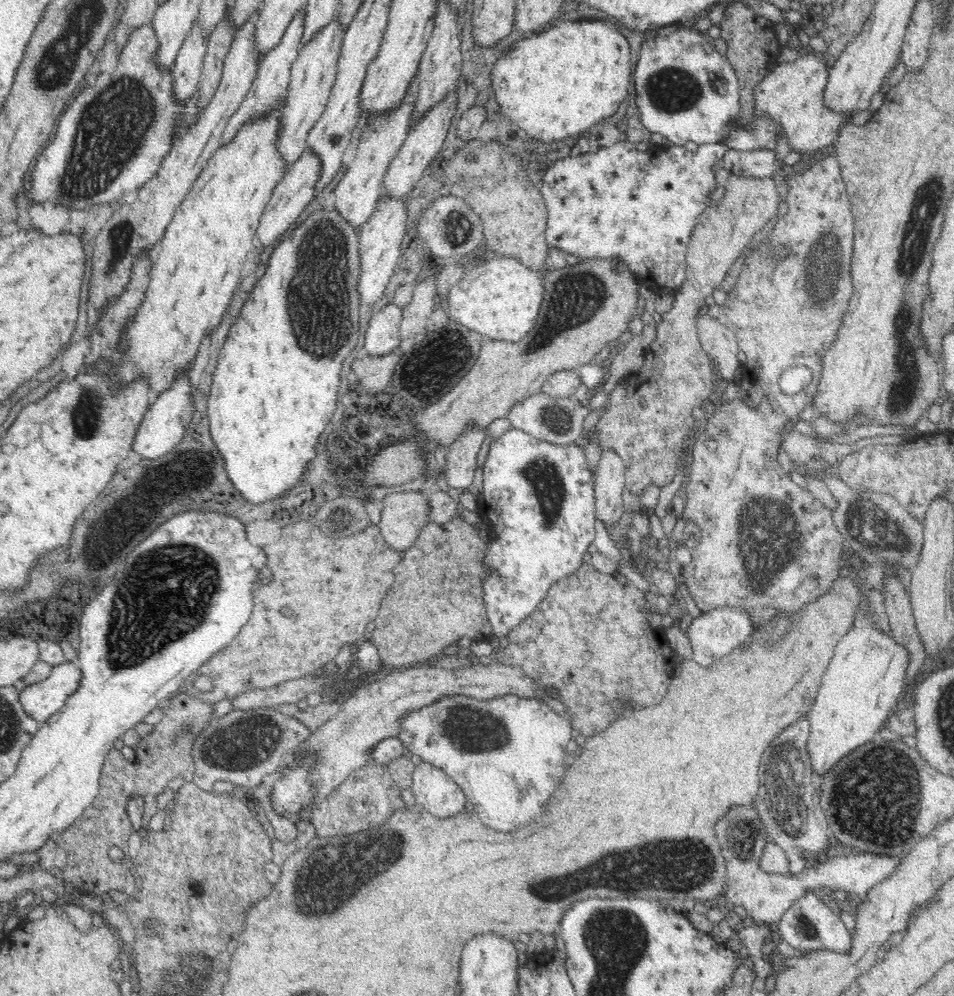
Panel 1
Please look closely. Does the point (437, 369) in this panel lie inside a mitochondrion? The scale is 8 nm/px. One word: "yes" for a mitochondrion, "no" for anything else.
yes

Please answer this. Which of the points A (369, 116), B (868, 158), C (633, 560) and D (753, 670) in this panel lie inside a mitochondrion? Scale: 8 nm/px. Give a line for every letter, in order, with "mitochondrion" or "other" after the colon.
A: other
B: other
C: other
D: other

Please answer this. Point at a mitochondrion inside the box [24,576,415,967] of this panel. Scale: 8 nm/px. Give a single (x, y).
(336, 883)

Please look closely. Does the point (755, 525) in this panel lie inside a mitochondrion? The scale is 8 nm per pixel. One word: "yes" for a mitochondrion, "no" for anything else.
yes

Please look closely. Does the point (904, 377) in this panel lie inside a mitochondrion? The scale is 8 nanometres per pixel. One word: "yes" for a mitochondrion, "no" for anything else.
yes

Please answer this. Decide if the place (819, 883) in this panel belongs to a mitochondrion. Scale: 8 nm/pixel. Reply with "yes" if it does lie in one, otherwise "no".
no

